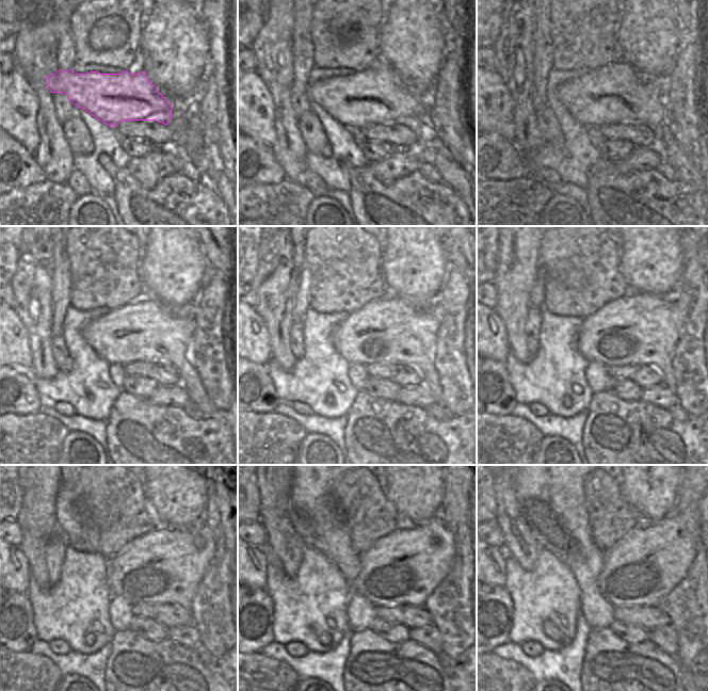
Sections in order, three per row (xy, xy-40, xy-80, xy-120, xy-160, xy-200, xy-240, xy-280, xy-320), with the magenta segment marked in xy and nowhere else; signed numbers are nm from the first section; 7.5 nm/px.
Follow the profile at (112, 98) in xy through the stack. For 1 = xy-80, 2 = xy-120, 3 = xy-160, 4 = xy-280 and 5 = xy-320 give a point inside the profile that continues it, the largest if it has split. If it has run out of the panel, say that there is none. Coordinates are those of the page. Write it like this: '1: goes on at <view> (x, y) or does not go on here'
1: goes on at xy-80 (616, 93)
2: goes on at xy-120 (144, 330)
3: goes on at xy-160 (391, 330)
4: goes on at xy-280 (405, 566)
5: goes on at xy-320 (646, 563)

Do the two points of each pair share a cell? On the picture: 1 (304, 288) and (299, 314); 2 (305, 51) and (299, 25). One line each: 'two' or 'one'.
1: one
2: one

